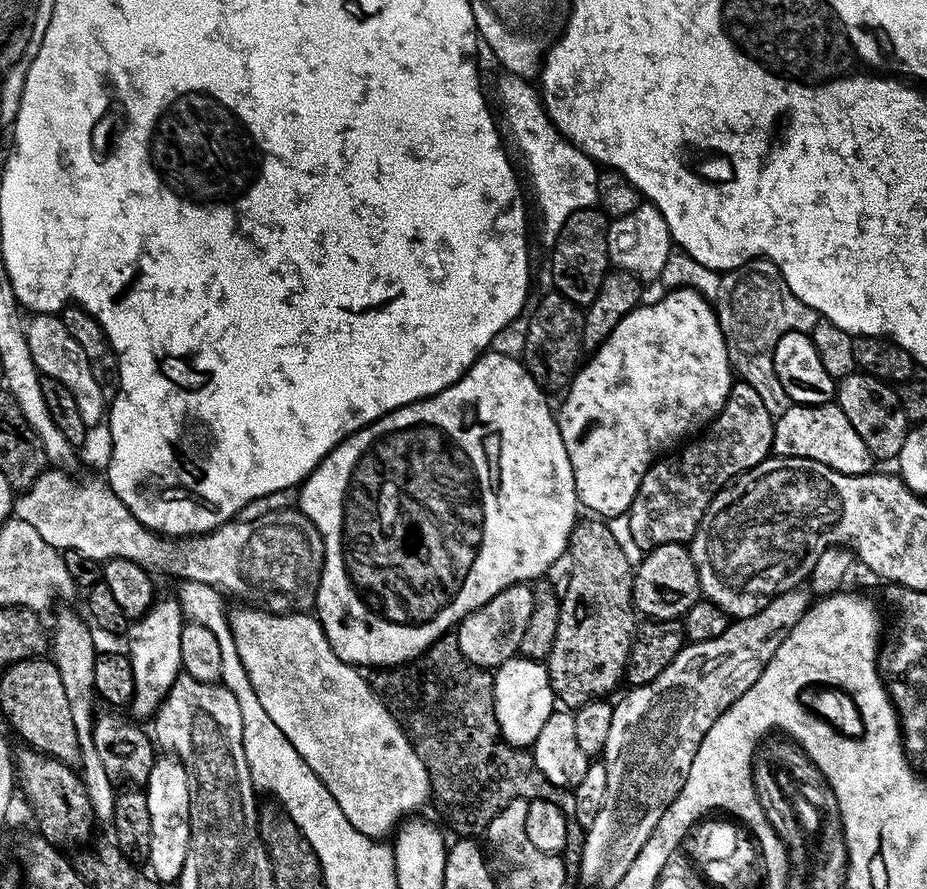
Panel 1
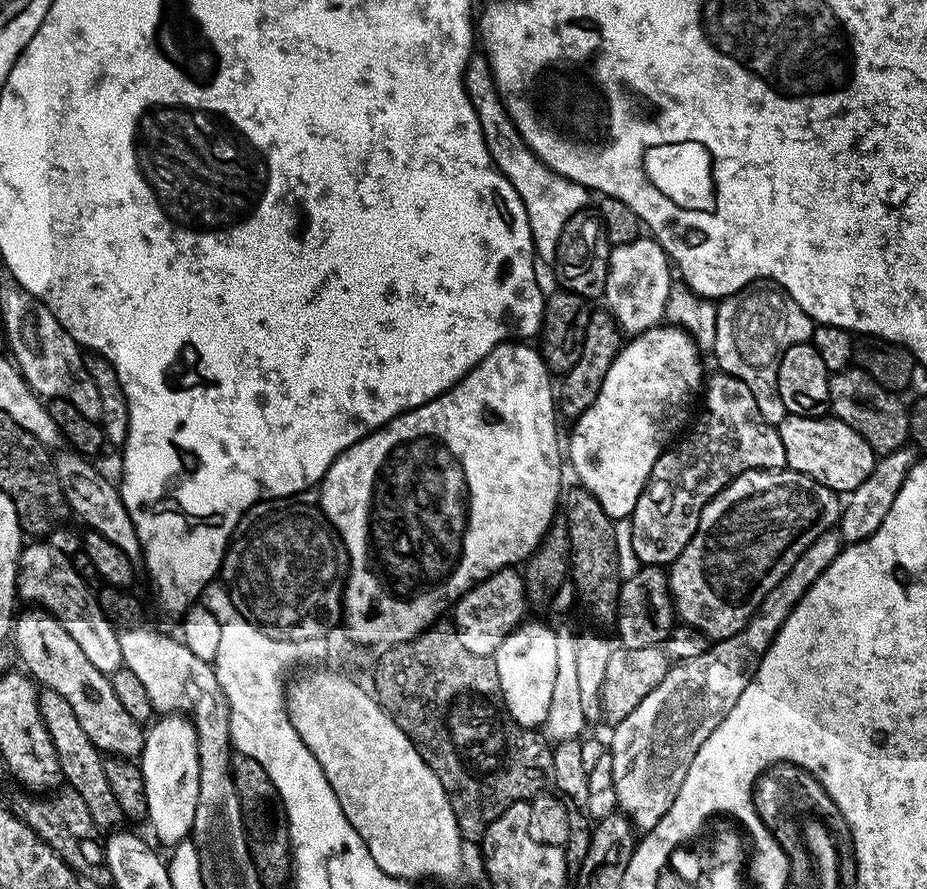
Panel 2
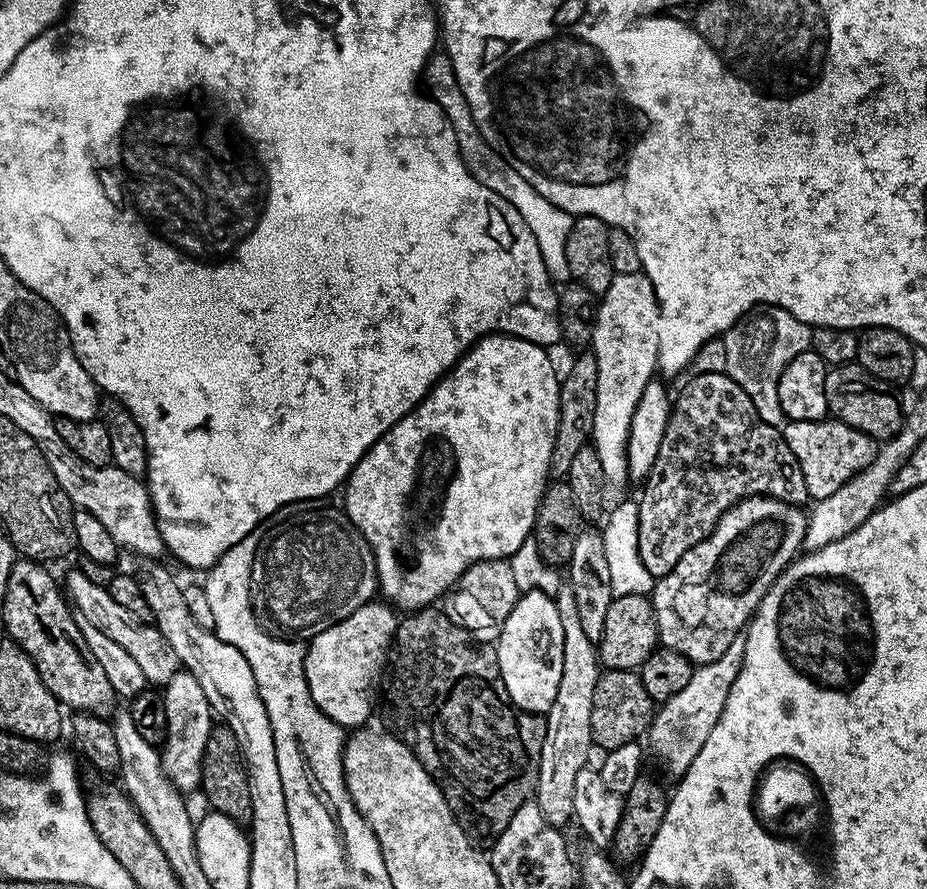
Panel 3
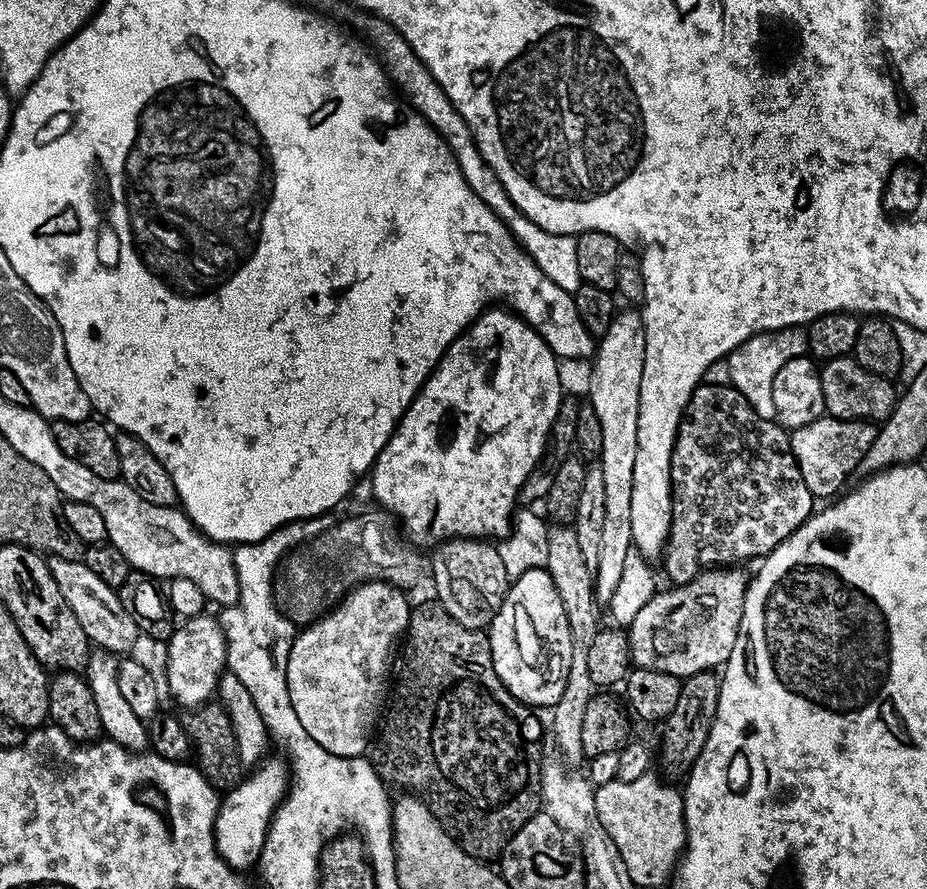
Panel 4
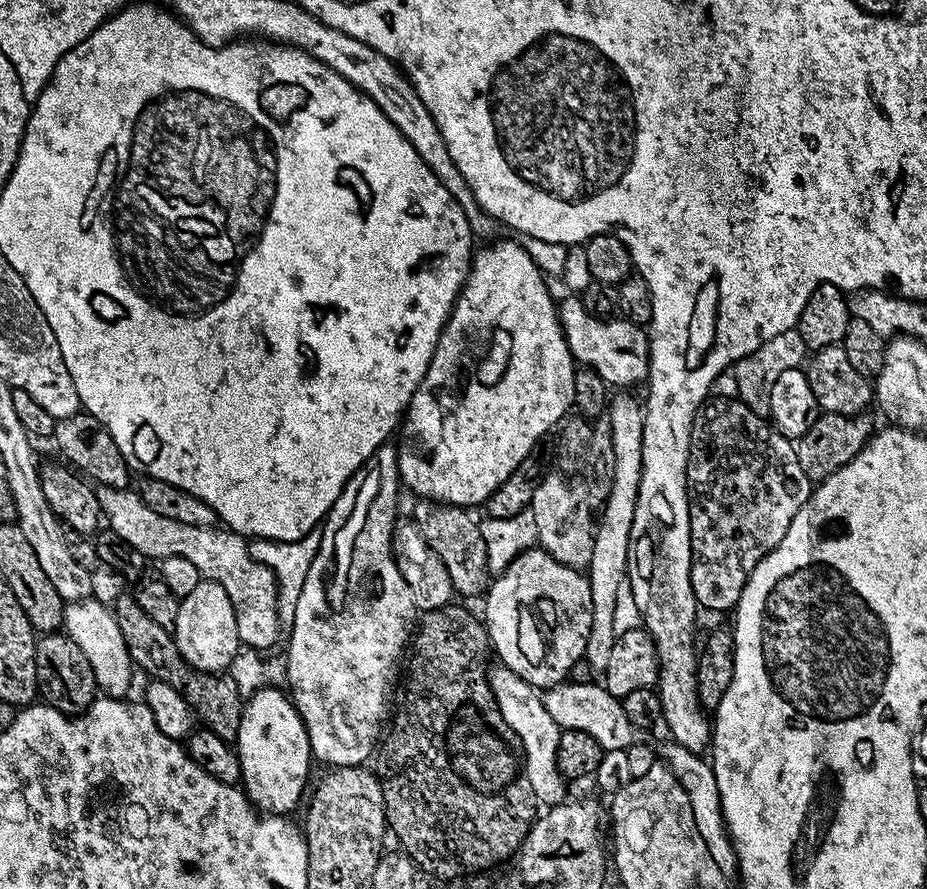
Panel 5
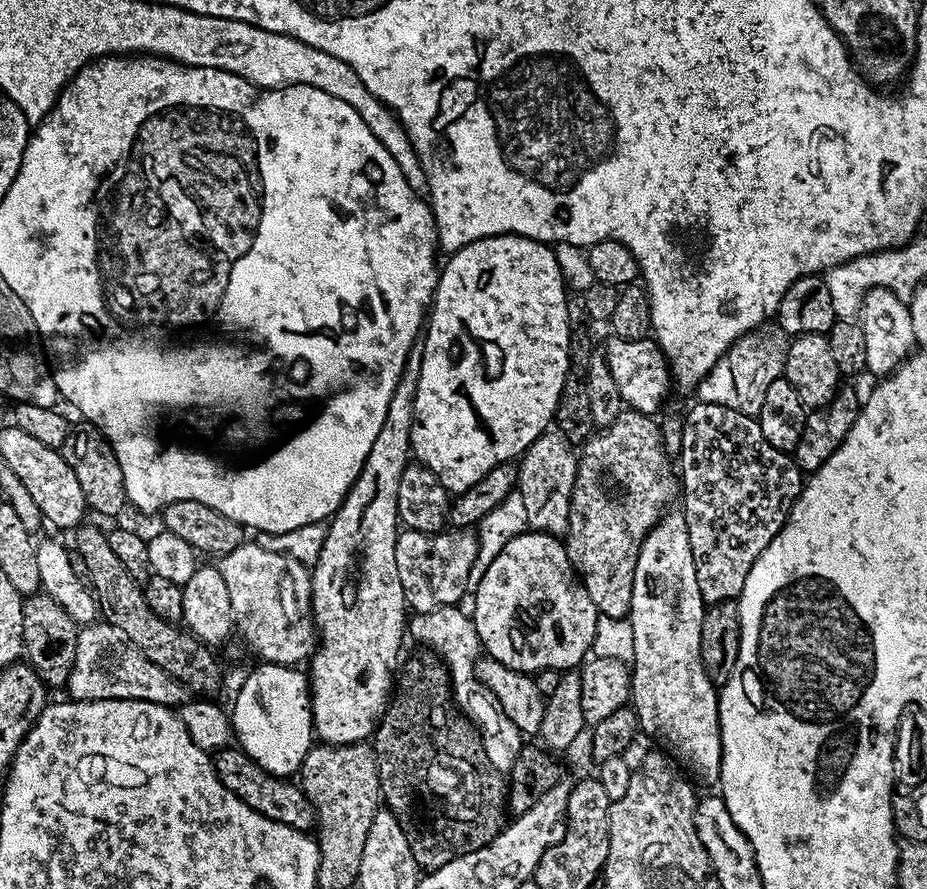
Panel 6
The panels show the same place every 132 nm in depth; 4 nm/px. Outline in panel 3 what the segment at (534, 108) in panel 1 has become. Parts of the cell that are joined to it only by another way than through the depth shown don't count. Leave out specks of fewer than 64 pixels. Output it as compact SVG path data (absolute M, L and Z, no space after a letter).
M436 54L428 61L426 88L436 104L447 113L453 128L456 129L456 137L460 139L460 149L464 153L464 161L468 163L472 176L478 178L478 182L482 182L482 186L494 190L494 194L502 194L502 198L506 198L506 202L510 202L510 206L514 206L514 210L518 210L518 214L522 214L526 226L530 226L530 230L538 242L538 250L546 262L546 270L551 274L553 281L571 281L570 266L566 262L566 238L570 238L574 217L566 210L554 206L554 202L550 202L534 188L530 181L522 178L519 167L503 151L501 151L502 153L495 152L488 145L487 138L480 133L481 125L472 115L472 107L468 104L466 94L454 74L454 66L448 60L447 55Z

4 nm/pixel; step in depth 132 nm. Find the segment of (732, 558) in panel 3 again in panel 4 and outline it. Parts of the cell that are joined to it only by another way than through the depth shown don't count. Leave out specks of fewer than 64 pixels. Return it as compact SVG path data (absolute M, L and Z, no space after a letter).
M713 566L690 582L668 586L665 592L664 589L656 591L650 602L646 602L646 606L642 606L627 625L631 663L637 668L664 671L681 678L710 672L724 665L730 658L730 650L734 650L734 642L738 642L738 626L742 622L744 595L750 579L749 573L742 569L740 566Z

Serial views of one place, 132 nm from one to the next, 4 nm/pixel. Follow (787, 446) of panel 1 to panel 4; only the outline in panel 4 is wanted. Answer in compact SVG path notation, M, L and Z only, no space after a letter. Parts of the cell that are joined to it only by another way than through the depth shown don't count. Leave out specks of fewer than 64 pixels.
M825 414L791 433L792 453L798 462L802 482L806 482L813 497L832 498L845 487L843 484L847 482L848 475L859 469L866 450L870 450L870 442L874 442L876 429L877 425L867 420L839 420Z

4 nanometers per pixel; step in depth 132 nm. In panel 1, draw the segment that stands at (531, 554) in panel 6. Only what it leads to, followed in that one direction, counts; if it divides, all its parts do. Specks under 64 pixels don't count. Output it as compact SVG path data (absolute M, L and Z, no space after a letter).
M515 655L494 672L494 710L498 718L500 734L504 741L516 748L528 748L538 738L546 718L557 707L556 695L552 693L547 667L539 660L527 660Z

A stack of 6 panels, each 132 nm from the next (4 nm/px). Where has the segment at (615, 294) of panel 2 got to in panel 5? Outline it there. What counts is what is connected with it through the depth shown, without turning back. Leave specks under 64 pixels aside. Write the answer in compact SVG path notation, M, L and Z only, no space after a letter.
M616 394L606 408L606 419L614 442L614 478L610 494L603 505L604 517L595 525L594 554L586 570L590 598L592 599L592 633L587 636L588 645L584 656L592 666L603 666L610 658L610 646L614 646L614 601L618 598L618 586L626 583L628 570L628 543L634 522L634 506L638 502L638 486L642 474L642 434L644 433L644 410L641 401L632 394Z

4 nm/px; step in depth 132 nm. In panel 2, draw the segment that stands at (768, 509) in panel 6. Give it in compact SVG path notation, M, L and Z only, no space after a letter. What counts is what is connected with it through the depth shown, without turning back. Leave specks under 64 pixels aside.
M713 372L702 388L704 409L696 425L694 420L685 440L677 439L661 451L665 452L653 462L638 506L632 511L634 554L641 565L673 564L686 550L690 538L694 538L702 510L738 474L763 468L780 470L786 465L786 446L782 446L780 429L762 418L750 386L725 372Z

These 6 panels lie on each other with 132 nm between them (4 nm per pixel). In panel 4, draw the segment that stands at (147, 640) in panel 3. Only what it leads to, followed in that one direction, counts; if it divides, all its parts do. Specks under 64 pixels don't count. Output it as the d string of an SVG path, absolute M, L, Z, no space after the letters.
M52 556L48 560L48 569L50 574L54 574L54 582L58 582L58 590L62 590L62 598L66 598L70 610L74 610L74 618L82 622L82 630L86 630L89 641L111 653L131 653L128 651L135 646L138 637L136 619L122 606L117 589L106 586L106 582L97 578L83 559L67 560Z

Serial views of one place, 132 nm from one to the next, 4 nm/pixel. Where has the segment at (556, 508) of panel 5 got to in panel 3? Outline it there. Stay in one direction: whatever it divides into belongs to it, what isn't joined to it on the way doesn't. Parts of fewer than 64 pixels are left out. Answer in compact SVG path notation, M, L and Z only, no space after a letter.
M562 587L554 596L556 605L558 606L558 618L562 618L562 634L564 641L562 642L562 682L558 682L558 698L552 704L552 708L546 713L546 723L544 725L544 741L542 742L542 754L540 755L540 773L538 774L538 786L536 787L536 795L534 803L542 810L542 818L546 818L546 822L550 822L554 827L563 829L567 820L573 819L572 811L574 810L574 778L578 778L578 770L582 770L589 763L588 751L593 751L592 731L590 730L590 706L594 702L594 686L598 686L598 678L600 677L602 668L598 663L597 645L590 638L586 638L586 633L582 627L582 622L578 618L578 609L574 603L574 594L566 587Z

